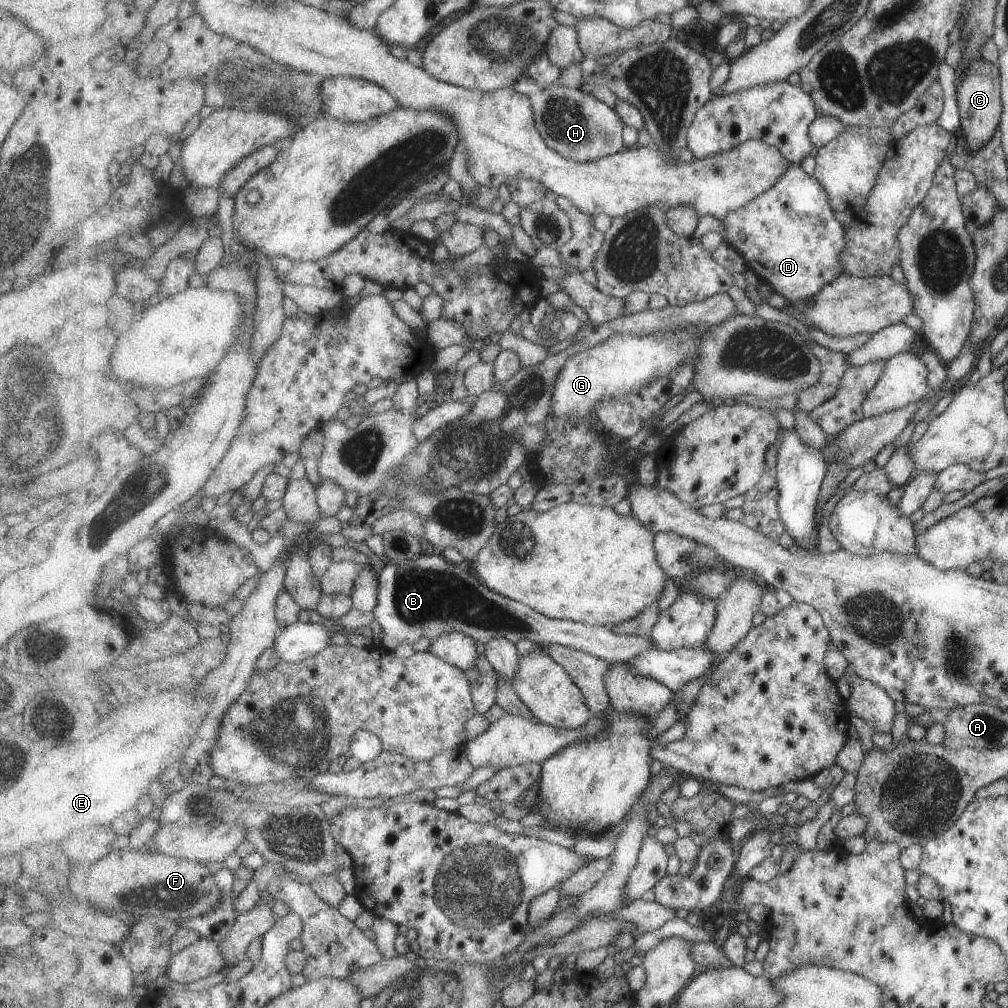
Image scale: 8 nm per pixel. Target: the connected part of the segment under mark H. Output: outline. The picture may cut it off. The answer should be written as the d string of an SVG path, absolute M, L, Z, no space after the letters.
M523 74L513 84L514 92L530 96L533 100L536 125L545 142L566 159L580 163L596 161L617 154L627 148L624 141L626 122L615 108L597 100L581 89L553 84L540 90L536 81Z

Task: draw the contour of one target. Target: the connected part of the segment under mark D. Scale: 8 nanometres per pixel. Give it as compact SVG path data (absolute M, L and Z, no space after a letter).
M793 163L771 190L722 220L727 233L725 240L743 256L746 268L755 273L759 281L769 283L774 292L796 303L810 299L828 282L843 274L842 252L846 248L847 226L841 224L833 212L830 196L819 179L807 174L800 163Z

